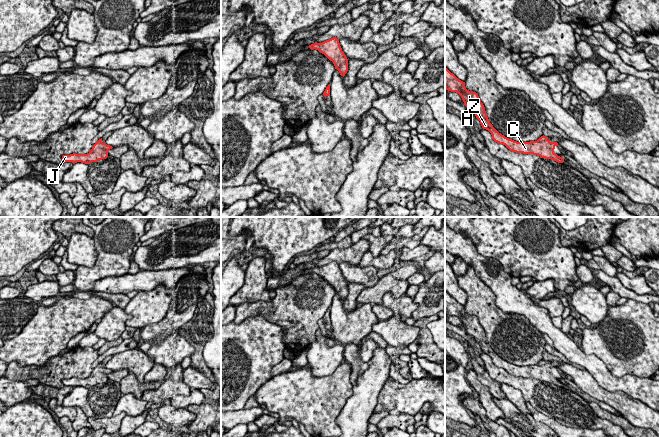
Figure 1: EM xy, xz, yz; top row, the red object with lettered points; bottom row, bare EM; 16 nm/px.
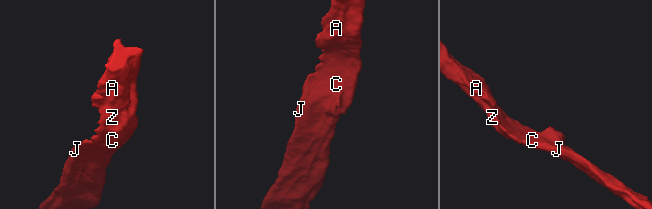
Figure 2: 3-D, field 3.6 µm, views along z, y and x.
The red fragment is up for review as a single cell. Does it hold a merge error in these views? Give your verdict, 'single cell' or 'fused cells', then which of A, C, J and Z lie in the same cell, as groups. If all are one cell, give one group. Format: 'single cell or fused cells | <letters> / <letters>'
single cell | A C J Z

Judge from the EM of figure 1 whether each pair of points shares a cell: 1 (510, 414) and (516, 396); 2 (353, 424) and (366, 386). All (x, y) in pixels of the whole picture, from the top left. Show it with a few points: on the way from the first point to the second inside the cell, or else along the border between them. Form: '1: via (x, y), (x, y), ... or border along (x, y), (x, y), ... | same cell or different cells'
1: border along (506, 397), (520, 410), (529, 414) | different cells
2: via (353, 415), (363, 402), (365, 395) | same cell

